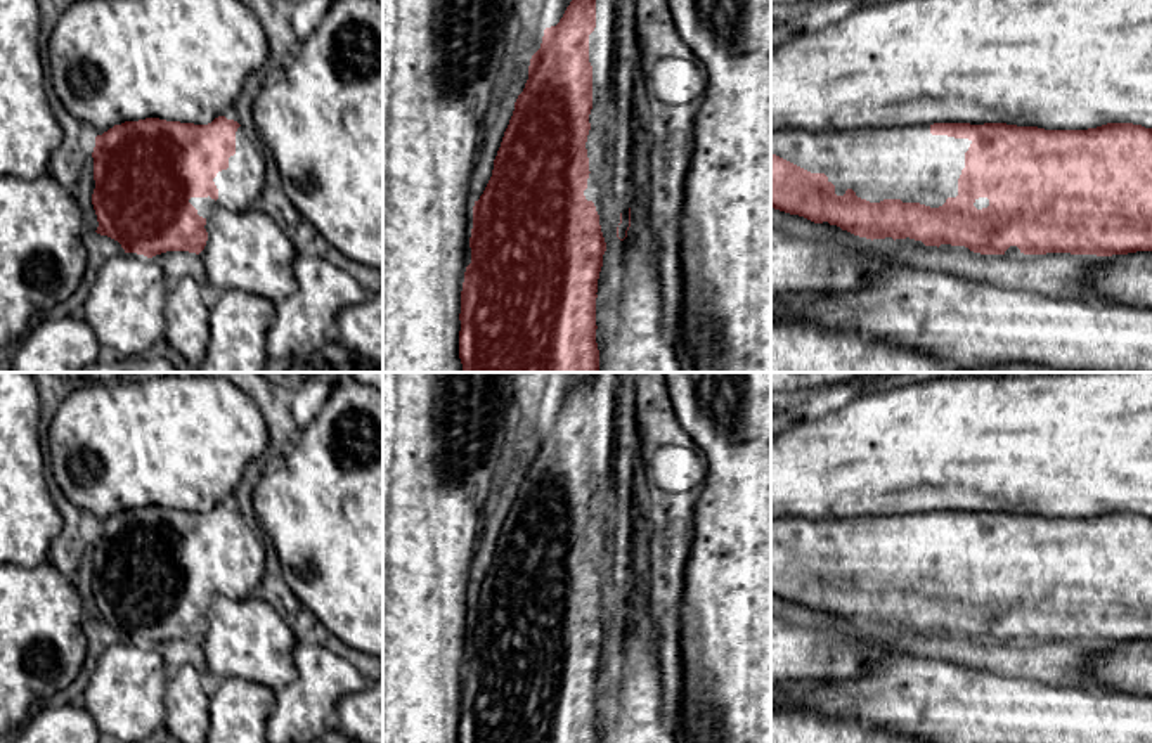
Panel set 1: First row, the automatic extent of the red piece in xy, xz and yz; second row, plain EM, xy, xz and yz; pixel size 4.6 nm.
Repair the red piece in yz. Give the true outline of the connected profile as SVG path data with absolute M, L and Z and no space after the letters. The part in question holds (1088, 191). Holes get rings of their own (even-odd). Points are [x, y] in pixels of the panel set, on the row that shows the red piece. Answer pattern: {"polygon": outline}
{"polygon": "M934 123L890 128L851 128L835 132L771 130L771 208L804 216L823 230L866 239L909 242L918 248L970 249L980 255L1128 255L1152 251L1152 128L1107 123L1088 130L1045 130L1006 123Z"}

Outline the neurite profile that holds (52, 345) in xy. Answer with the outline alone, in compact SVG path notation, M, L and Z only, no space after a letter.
M38 319L5 357L12 372L81 372L106 355L85 319Z

